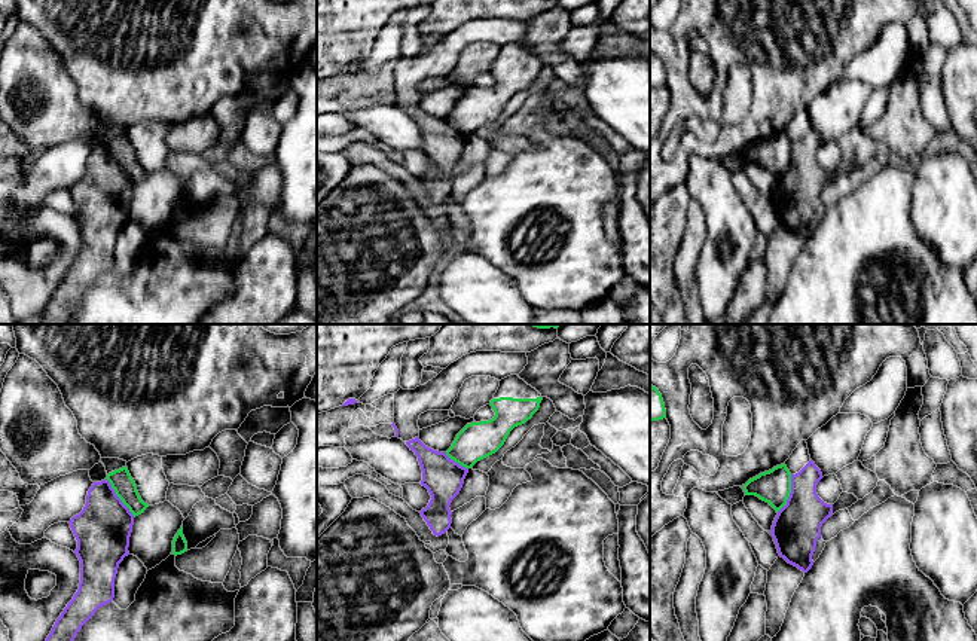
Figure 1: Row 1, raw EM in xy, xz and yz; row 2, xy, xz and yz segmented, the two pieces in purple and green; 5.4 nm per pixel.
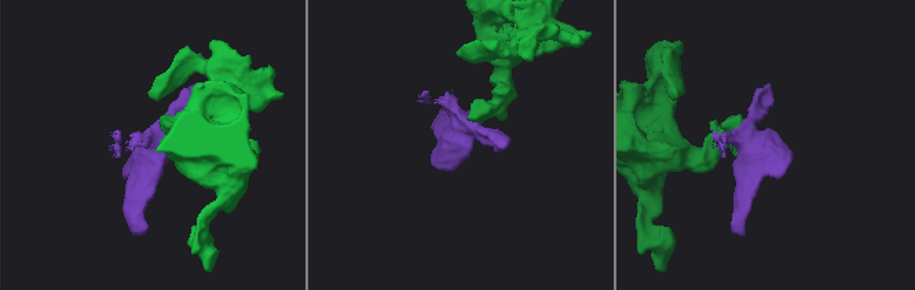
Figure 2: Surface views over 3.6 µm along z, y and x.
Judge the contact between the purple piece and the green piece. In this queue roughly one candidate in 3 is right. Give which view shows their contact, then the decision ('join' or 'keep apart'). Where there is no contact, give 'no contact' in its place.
meets purple in xy; keep apart

